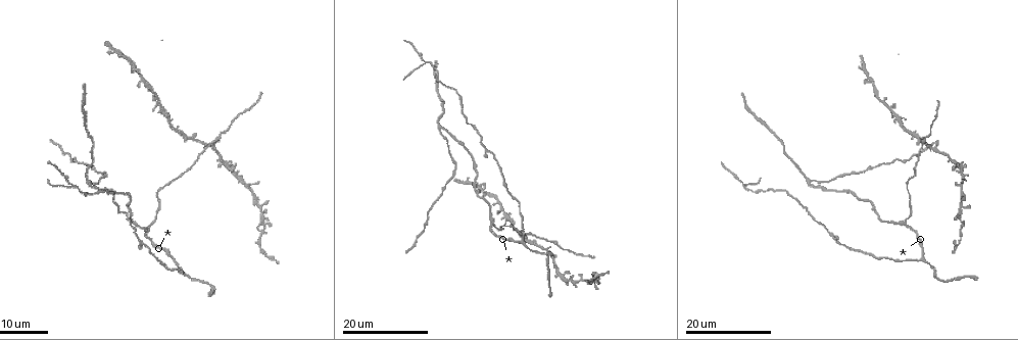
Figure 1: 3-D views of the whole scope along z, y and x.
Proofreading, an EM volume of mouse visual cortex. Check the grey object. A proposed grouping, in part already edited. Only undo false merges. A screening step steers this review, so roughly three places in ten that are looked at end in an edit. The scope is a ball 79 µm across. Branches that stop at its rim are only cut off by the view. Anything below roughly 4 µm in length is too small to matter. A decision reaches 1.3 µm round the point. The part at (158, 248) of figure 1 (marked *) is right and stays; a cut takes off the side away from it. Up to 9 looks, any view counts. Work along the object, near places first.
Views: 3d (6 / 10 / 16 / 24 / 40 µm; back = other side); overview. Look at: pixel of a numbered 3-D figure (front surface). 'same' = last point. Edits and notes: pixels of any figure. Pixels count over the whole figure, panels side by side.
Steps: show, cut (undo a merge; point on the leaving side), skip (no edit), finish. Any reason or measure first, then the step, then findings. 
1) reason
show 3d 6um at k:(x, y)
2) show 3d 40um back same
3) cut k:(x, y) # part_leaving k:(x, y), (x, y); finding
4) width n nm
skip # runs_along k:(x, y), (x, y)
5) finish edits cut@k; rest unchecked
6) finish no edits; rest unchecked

three-way junction
show 3d 16um at 1:(520, 241)

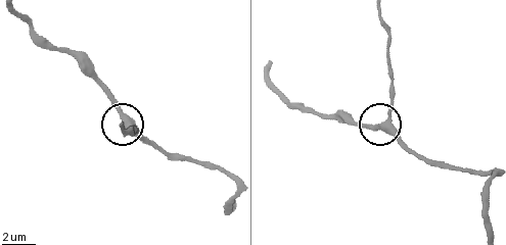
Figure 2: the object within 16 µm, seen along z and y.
show 3d 6um at 2:(390, 123)

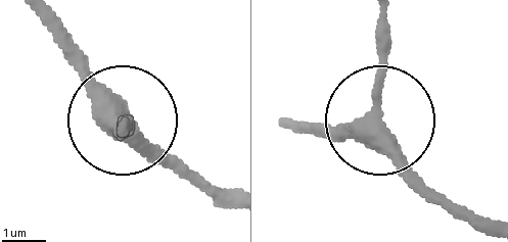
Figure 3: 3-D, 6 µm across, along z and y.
side_arm 20 um
skip # runs_along 3:(292, 122), (376, 125), (464, 216); all the same neuron

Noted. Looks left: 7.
four or more arms meet
show 3d 16um at 1:(872, 80)

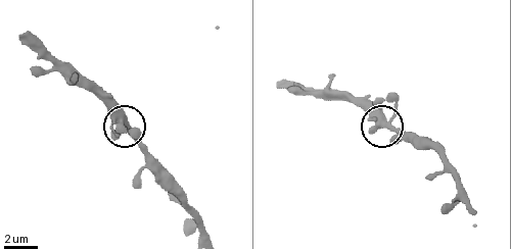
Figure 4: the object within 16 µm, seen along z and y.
show 3d 6um at 4:(382, 123)

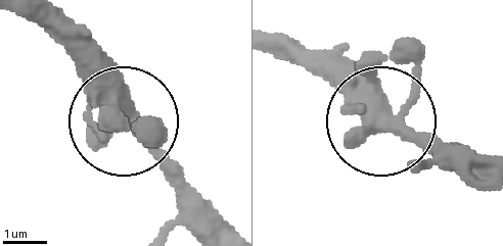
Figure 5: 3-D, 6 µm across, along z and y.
side_arm 10 um
skip # runs_along 5:(487, 183), (387, 132), (325, 58); continuous, no second neuron

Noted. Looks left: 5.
thick turns thin
show 3d 16um at 1:(756, 191)

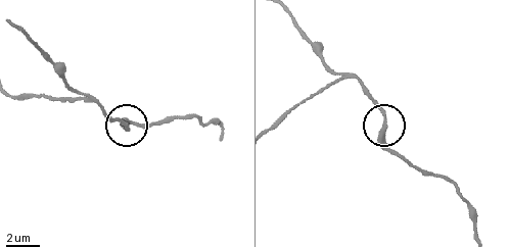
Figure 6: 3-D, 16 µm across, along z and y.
show 3d 10um at 6:(383, 125)

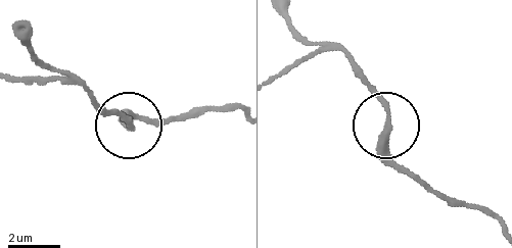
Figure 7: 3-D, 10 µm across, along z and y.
skip # runs_along 7:(496, 218), (429, 192), (397, 163), (387, 104), (353, 60); one neuron here

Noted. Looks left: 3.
show 3d 24um at 1:(425, 63)

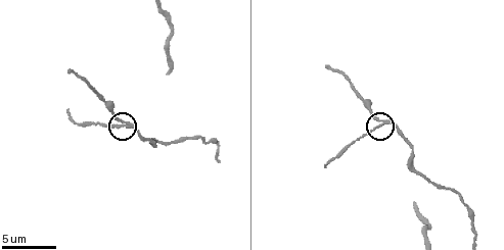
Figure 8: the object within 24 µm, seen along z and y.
show 3d 10um at 8:(380, 123)

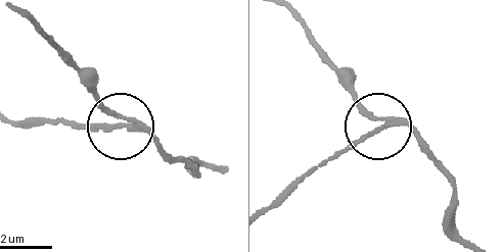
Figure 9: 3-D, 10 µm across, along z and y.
cut 9:(104, 131) # part_leaving 9:(137, 127), (13, 119); two neurons meet here

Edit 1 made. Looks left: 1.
finish edits cut@9; rest unchecked

